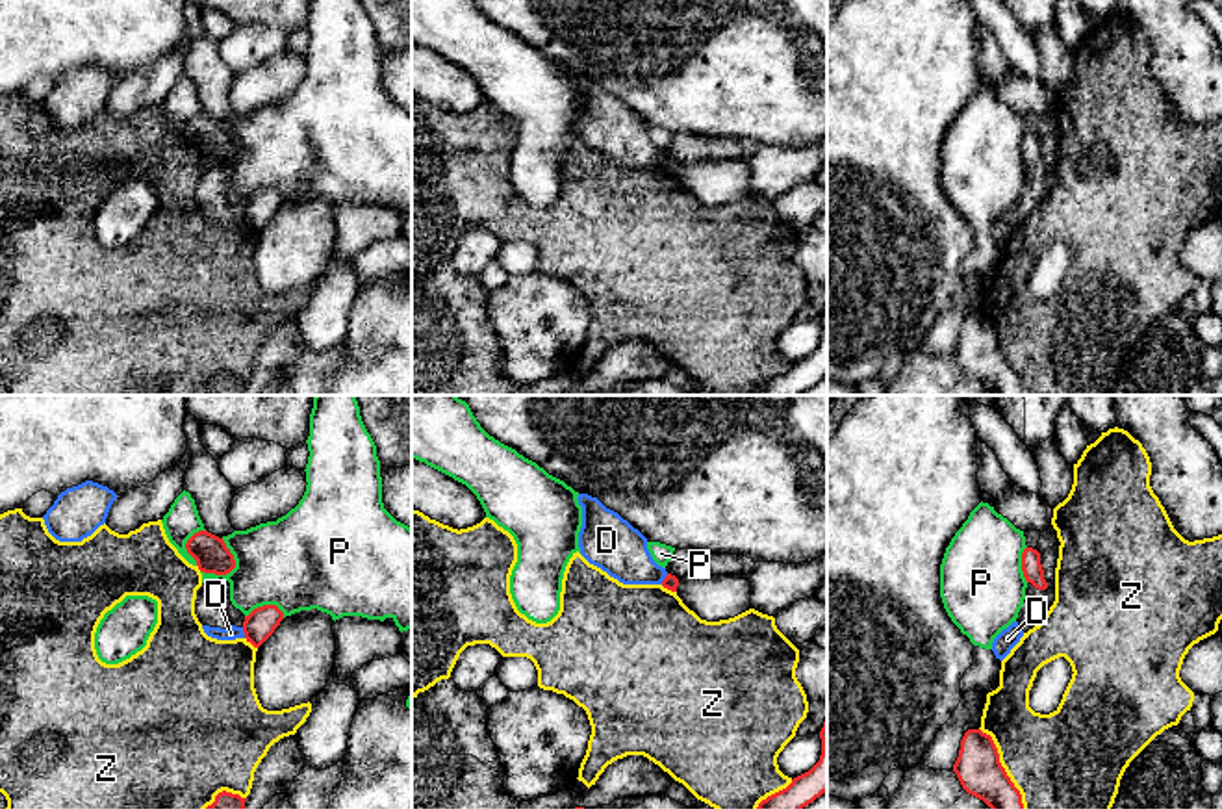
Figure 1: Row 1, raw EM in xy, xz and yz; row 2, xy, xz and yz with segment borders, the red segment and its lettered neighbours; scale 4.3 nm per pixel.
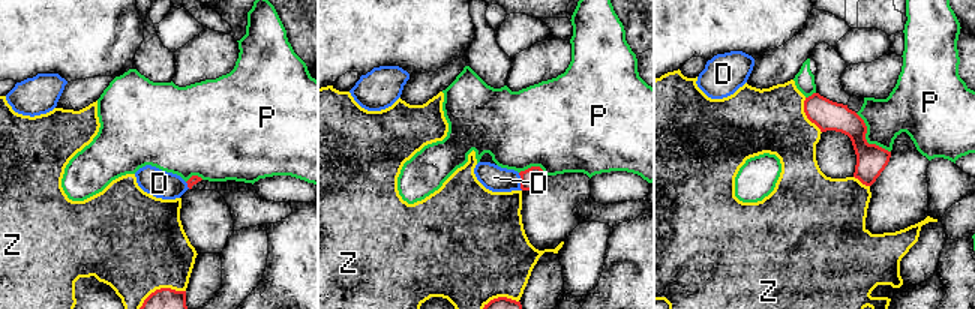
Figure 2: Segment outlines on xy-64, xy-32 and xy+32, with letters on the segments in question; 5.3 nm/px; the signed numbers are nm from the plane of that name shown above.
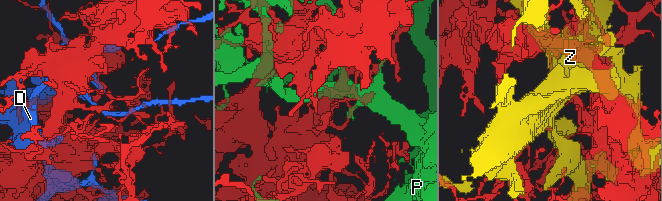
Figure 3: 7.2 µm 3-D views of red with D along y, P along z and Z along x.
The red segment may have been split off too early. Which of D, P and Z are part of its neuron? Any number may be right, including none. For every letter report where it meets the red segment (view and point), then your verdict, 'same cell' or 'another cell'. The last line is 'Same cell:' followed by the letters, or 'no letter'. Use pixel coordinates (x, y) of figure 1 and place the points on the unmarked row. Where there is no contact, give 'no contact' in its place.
D: meets red in xy at (243, 216); another cell
P: meets red in xy at (230, 154); another cell
Z: meets red in yz at (1004, 353); another cell
Same cell: no letter

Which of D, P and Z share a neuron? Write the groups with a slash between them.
D / P / Z

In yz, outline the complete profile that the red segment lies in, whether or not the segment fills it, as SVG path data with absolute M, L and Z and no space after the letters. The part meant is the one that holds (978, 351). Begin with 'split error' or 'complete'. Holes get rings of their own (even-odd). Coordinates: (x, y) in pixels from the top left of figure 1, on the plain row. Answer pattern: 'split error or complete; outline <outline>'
complete; outline M981 314L964 317L953 356L962 373L992 395L1024 395L1022 379L1001 351L992 321Z

